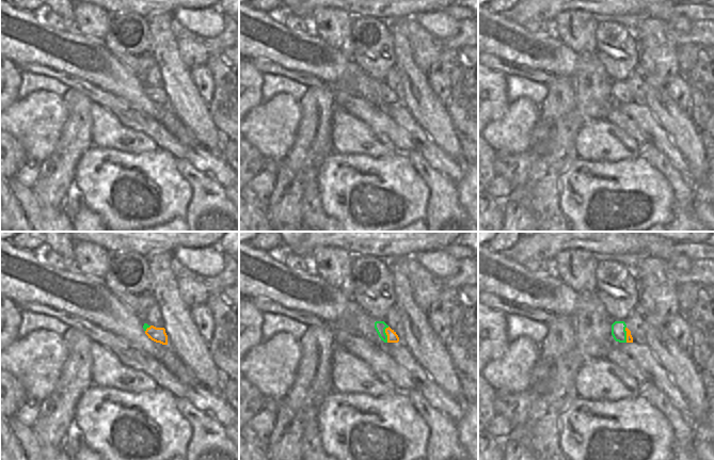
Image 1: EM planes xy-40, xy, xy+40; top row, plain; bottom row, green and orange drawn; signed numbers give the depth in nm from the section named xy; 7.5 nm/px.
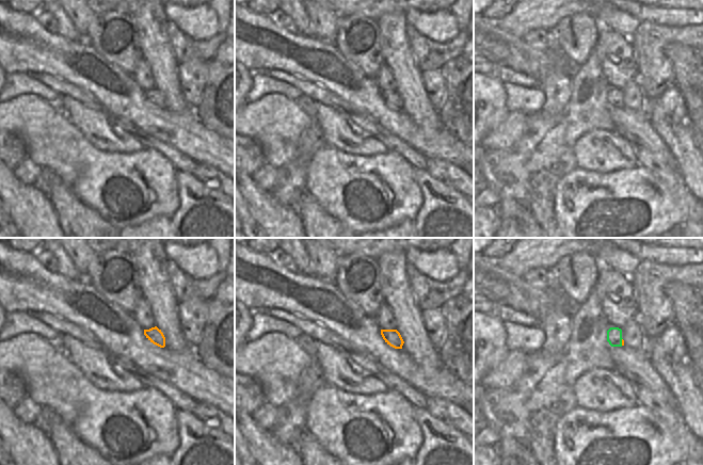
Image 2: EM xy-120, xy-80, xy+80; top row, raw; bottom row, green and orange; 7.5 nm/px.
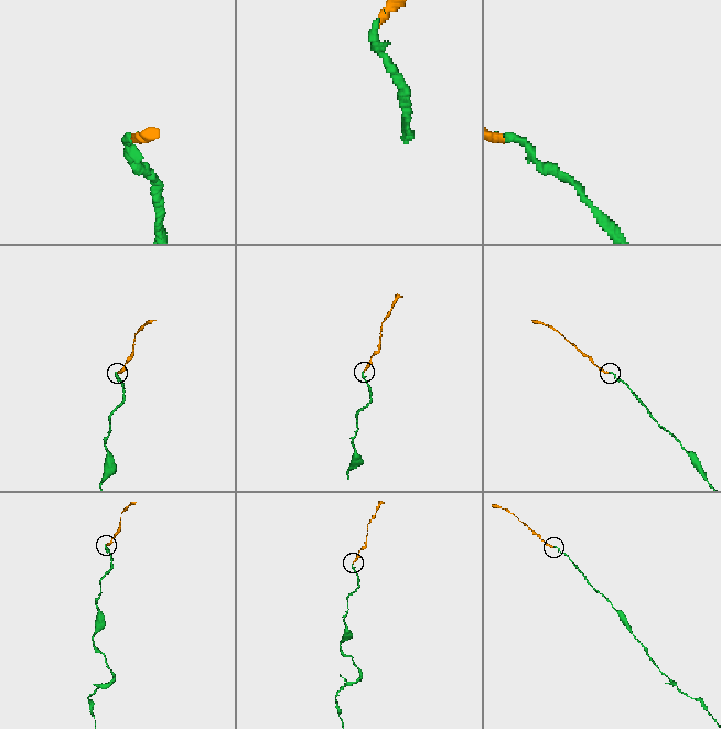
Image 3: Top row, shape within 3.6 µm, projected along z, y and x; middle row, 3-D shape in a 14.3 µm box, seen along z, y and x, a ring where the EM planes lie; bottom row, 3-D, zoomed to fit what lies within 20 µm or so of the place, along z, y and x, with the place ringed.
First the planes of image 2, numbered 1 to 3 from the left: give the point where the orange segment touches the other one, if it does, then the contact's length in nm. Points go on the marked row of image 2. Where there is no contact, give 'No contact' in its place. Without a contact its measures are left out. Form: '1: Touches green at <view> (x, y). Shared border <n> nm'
1: No contact
2: No contact
3: Touches green at xy+80 (621, 341). Shared border 60 nm.

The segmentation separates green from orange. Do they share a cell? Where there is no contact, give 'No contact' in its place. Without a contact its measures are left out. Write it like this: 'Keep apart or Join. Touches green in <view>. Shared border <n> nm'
Keep apart. Touches green in xy. Shared border 120 nm.

